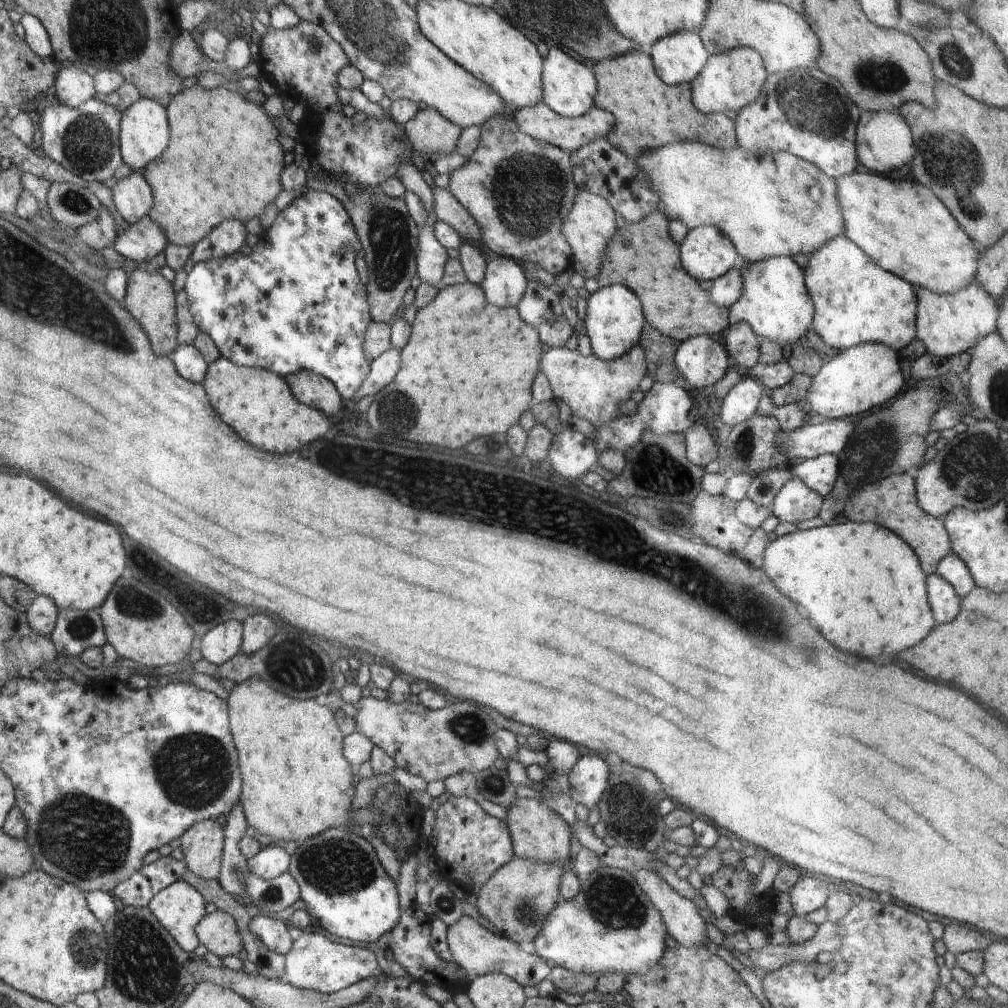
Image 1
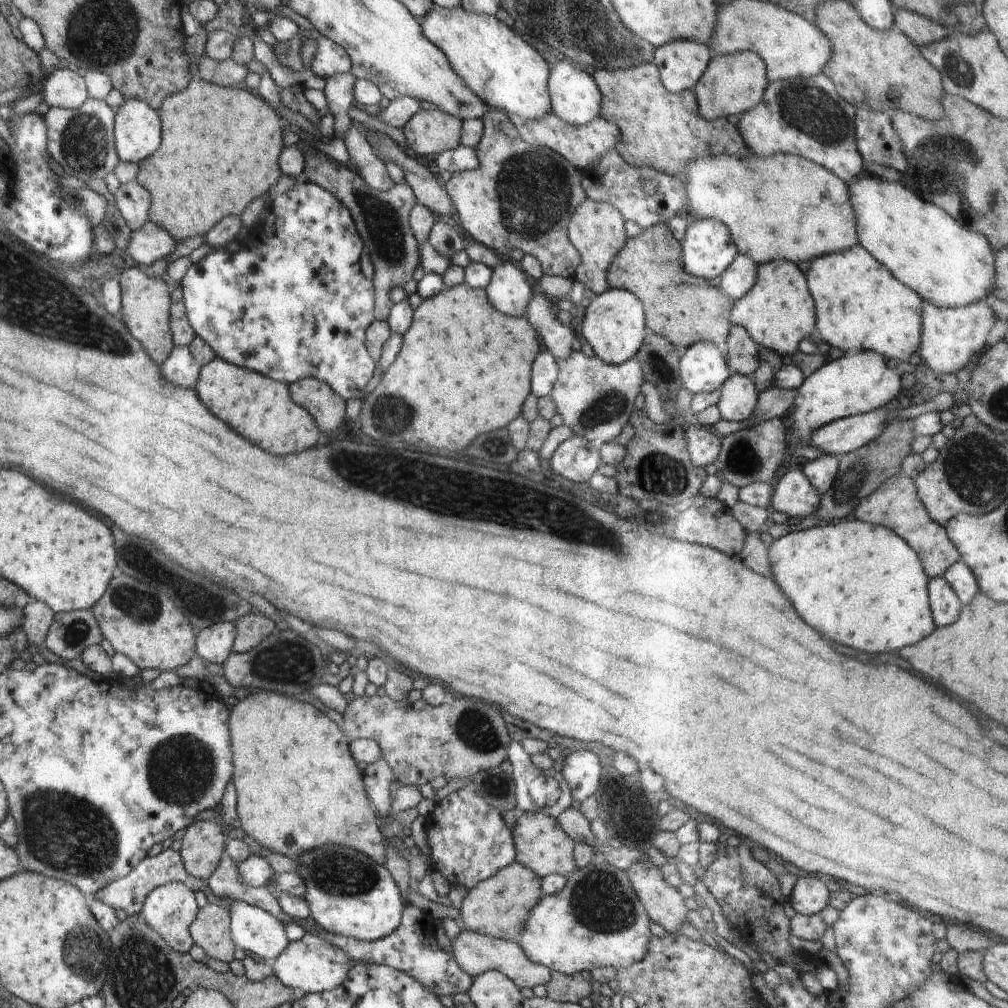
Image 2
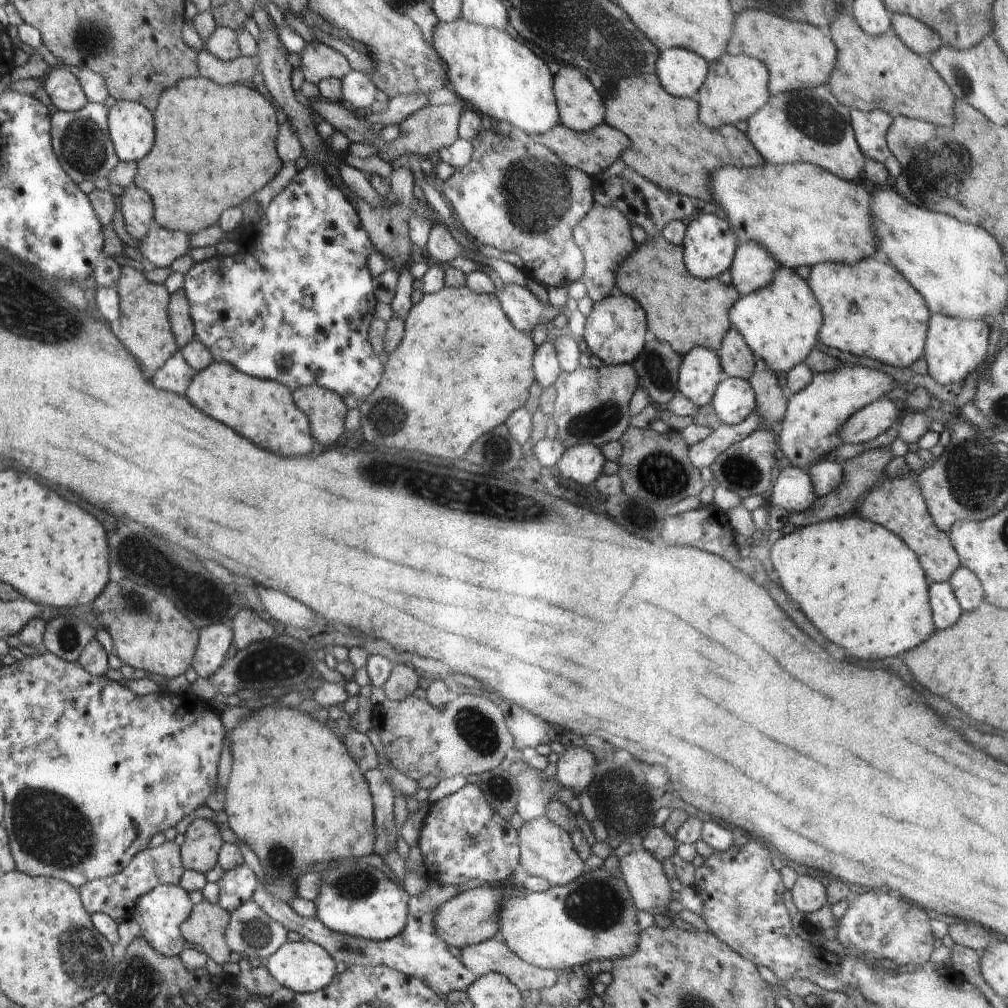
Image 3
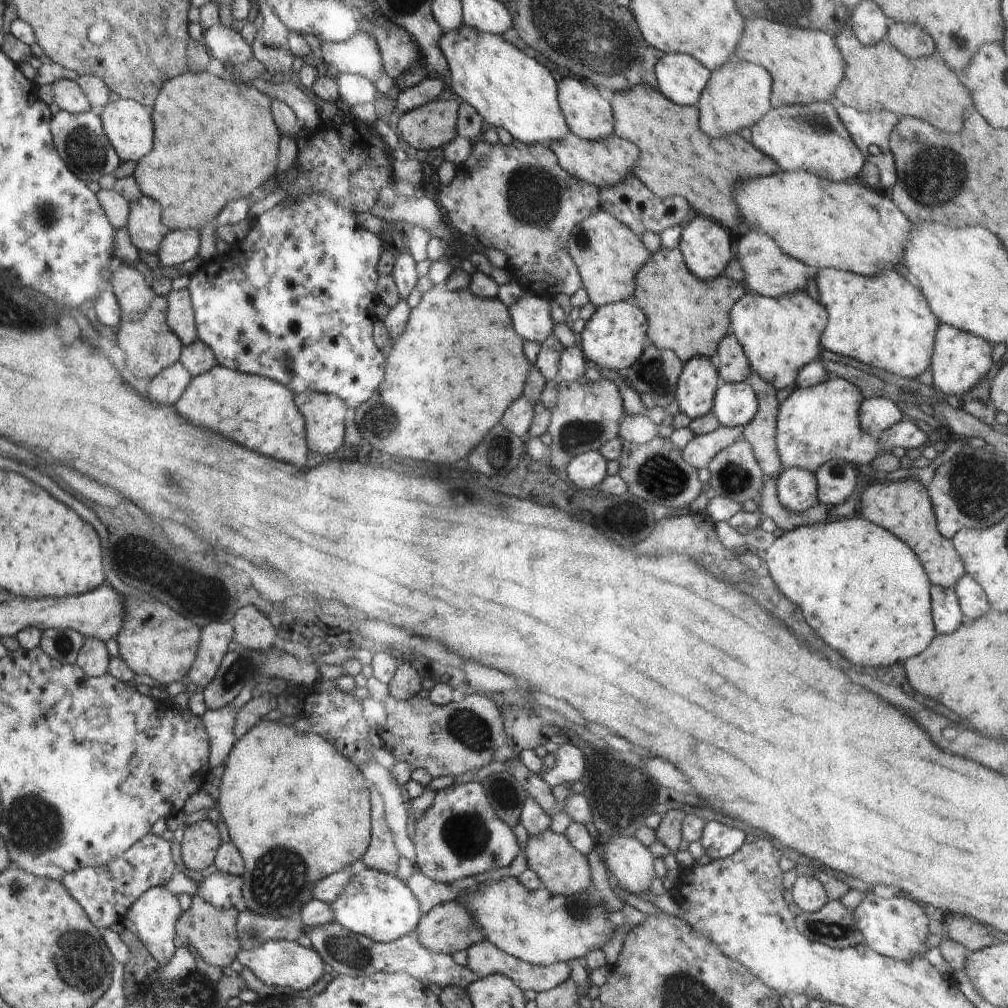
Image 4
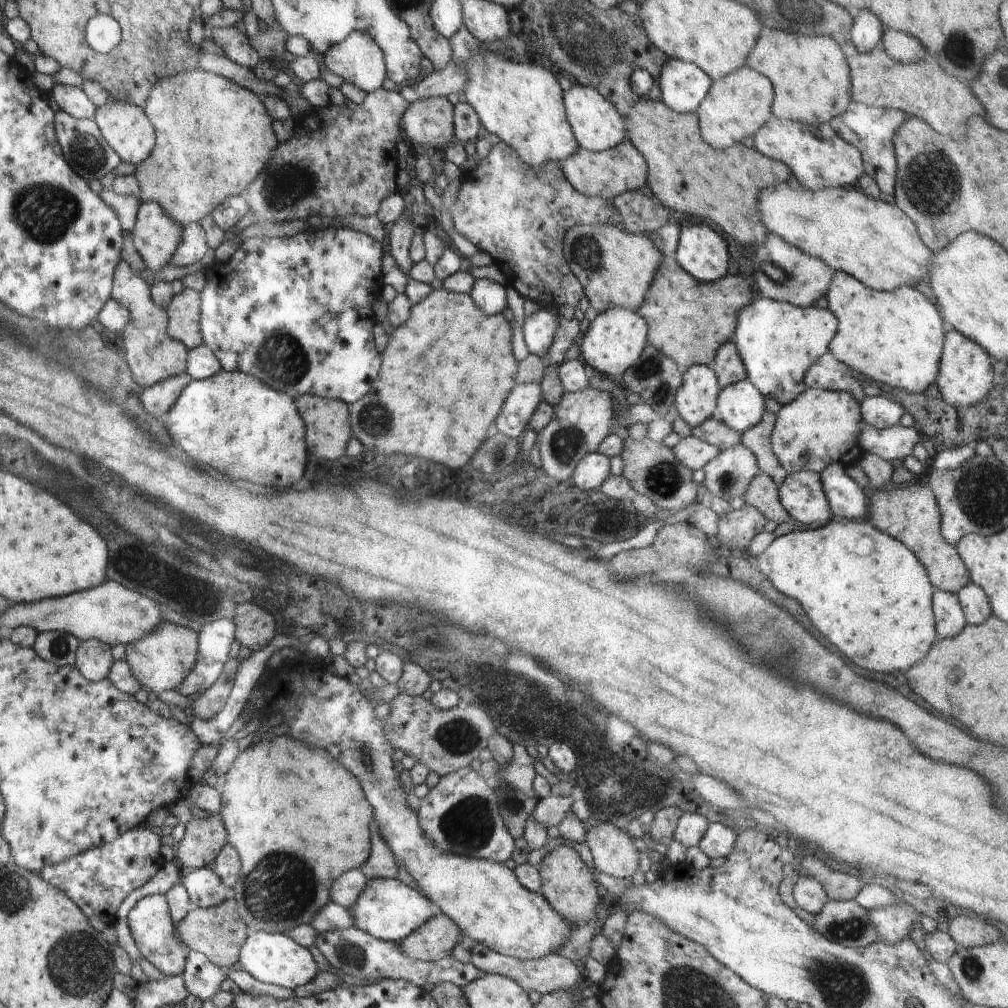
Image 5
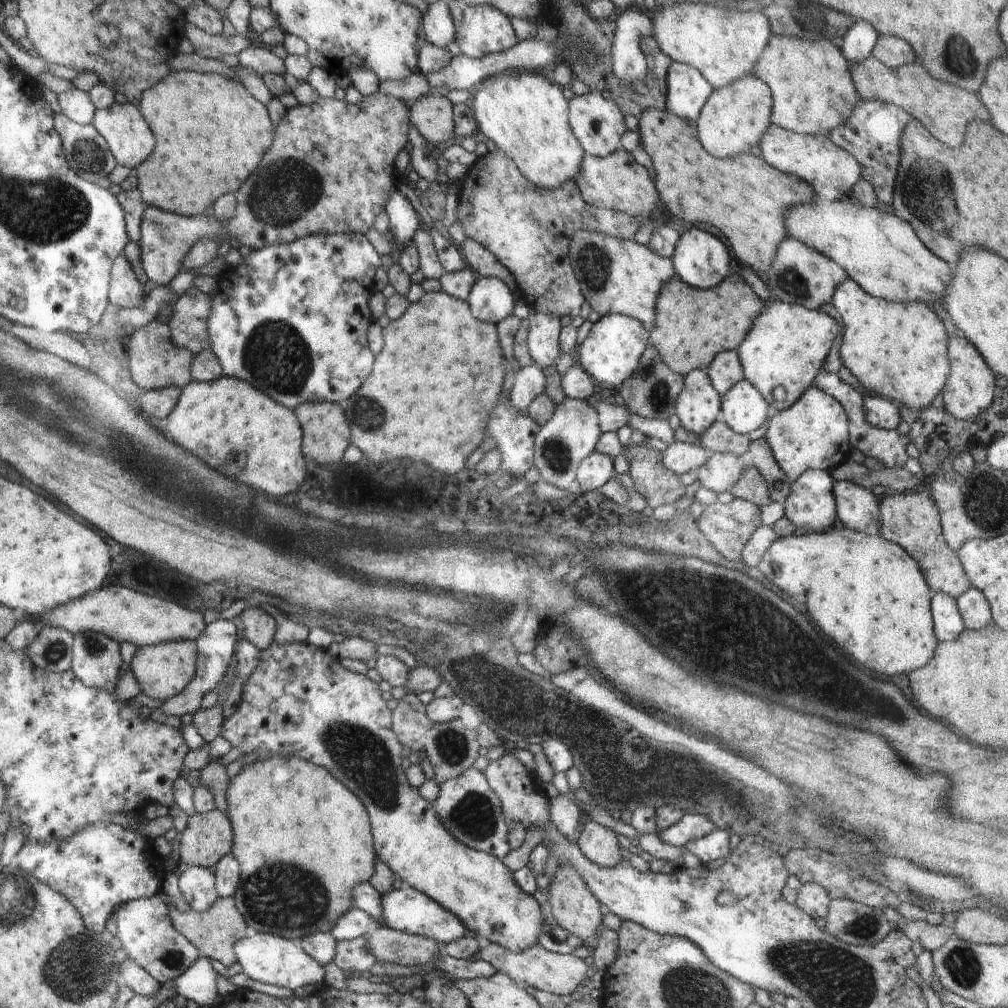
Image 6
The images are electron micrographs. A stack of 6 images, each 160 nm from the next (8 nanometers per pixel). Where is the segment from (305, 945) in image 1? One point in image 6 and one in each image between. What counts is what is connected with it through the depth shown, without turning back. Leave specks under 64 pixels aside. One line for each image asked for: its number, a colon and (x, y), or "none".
2: (311, 963)
3: (304, 966)
4: (279, 962)
5: (275, 958)
6: (265, 957)

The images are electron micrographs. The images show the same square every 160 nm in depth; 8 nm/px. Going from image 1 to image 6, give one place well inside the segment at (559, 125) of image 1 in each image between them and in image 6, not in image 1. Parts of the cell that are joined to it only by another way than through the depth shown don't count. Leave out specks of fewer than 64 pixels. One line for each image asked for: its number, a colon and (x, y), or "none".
2: (580, 145)
3: (591, 152)
4: (601, 163)
5: (606, 174)
6: (616, 181)

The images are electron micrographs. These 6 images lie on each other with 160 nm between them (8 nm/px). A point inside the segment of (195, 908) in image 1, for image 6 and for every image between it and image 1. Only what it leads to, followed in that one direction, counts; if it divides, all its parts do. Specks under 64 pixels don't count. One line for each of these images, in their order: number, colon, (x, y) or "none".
2: (170, 910)
3: (160, 913)
4: (152, 919)
5: (150, 921)
6: (144, 927)

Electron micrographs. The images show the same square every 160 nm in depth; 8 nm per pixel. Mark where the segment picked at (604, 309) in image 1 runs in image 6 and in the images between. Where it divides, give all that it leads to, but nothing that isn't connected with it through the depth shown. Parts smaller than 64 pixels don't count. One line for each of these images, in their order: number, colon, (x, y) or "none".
2: (613, 324)
3: (614, 330)
4: (614, 337)
5: (614, 340)
6: (612, 350)

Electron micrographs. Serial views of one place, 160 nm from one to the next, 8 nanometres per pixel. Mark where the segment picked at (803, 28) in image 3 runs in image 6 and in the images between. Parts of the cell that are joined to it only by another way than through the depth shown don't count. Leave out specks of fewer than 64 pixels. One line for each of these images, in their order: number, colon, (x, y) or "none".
4: (806, 66)
5: (811, 78)
6: (813, 90)

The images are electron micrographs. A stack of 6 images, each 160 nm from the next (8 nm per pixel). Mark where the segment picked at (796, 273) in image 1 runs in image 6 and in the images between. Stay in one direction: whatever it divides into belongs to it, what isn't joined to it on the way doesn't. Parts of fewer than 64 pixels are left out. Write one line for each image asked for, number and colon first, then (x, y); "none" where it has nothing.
2: (778, 311)
3: (780, 322)
4: (779, 335)
5: (778, 342)
6: (782, 354)

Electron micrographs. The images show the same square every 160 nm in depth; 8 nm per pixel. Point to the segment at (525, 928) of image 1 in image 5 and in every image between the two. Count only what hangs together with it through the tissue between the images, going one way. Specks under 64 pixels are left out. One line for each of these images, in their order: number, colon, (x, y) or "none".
2: (499, 907)
3: (472, 916)
4: (449, 927)
5: (436, 938)

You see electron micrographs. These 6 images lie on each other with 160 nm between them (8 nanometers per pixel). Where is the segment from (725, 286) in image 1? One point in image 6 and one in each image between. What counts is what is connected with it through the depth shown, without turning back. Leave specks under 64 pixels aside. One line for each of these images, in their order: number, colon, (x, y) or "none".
2: (737, 279)
3: (752, 267)
4: (769, 272)
5: (779, 271)
6: (800, 275)

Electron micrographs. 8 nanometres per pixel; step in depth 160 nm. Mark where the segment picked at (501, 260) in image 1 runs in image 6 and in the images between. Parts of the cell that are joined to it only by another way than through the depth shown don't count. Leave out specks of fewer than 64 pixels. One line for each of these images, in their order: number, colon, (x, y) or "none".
2: (509, 290)
3: (524, 310)
4: (531, 315)
5: (539, 328)
6: (543, 336)

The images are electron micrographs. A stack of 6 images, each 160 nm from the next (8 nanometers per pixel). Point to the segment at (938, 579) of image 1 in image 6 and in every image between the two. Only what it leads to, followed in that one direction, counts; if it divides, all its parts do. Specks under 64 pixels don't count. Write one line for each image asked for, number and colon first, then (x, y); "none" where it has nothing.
2: (945, 606)
3: (945, 607)
4: (947, 615)
5: (949, 617)
6: (947, 622)

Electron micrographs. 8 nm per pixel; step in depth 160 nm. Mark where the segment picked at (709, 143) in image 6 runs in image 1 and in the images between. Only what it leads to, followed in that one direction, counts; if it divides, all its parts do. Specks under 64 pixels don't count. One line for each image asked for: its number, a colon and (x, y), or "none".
1: (730, 81)
2: (730, 85)
3: (736, 87)
4: (737, 95)
5: (737, 105)

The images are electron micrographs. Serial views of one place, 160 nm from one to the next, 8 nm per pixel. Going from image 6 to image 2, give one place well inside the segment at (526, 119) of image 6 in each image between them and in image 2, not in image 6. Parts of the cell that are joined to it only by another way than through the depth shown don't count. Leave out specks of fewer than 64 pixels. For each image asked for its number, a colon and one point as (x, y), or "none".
2: (505, 72)
3: (498, 76)
4: (511, 91)
5: (522, 103)

